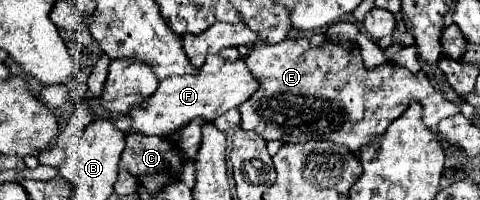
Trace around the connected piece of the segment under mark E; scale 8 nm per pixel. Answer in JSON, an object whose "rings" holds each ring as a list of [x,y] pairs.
{"rings":[[[293,38],[293,46],[287,40],[279,44],[255,44],[251,54],[245,58],[251,74],[257,78],[259,88],[243,102],[237,110],[241,114],[241,128],[255,130],[265,140],[281,140],[291,144],[305,144],[311,140],[329,140],[337,142],[349,152],[357,154],[363,146],[373,142],[373,138],[385,134],[387,126],[399,118],[413,100],[423,106],[423,122],[429,128],[435,128],[443,118],[459,114],[459,106],[449,102],[431,82],[431,78],[419,70],[417,74],[409,72],[399,64],[383,64],[383,76],[377,70],[367,70],[361,60],[359,46],[355,42],[323,42],[321,46],[311,46],[307,38]]]}

